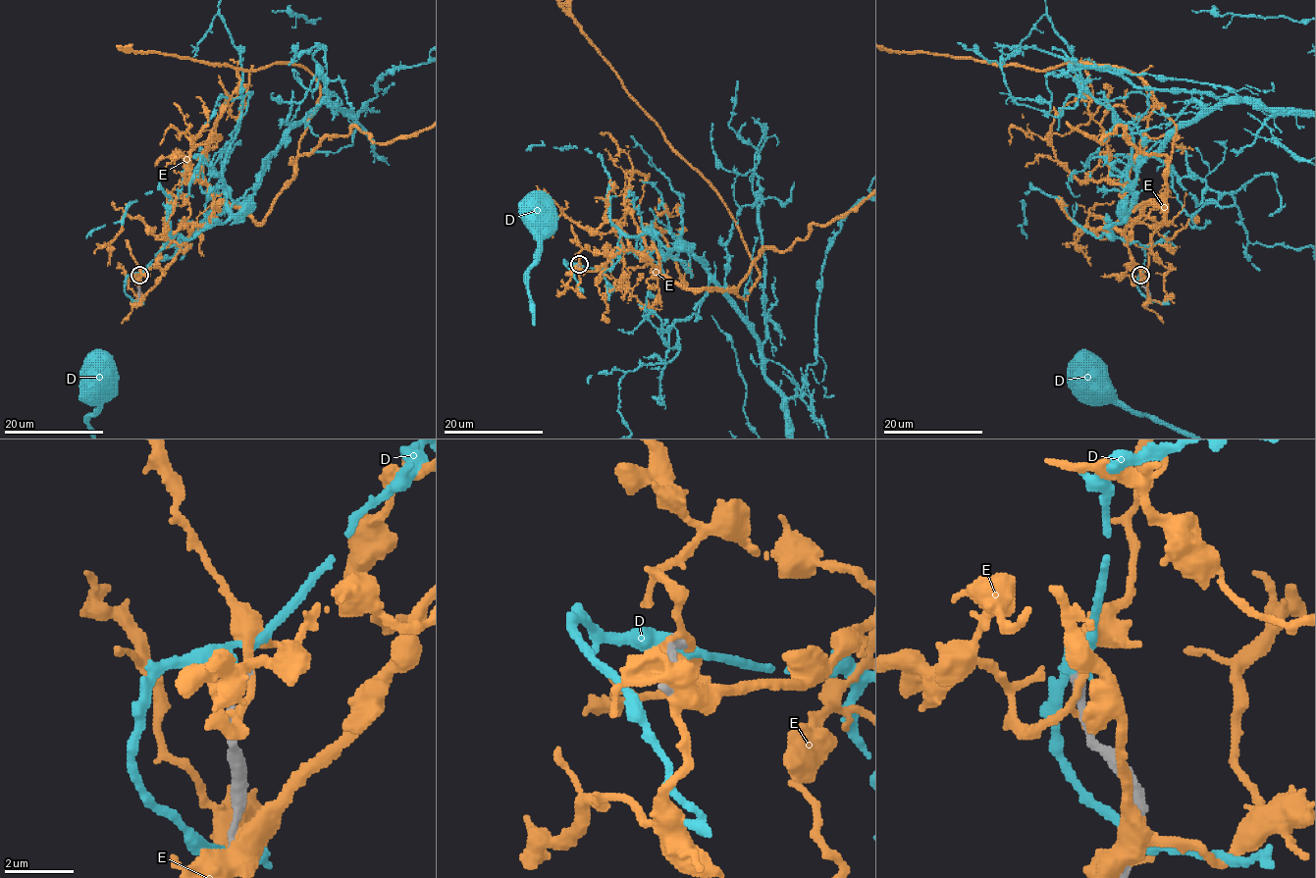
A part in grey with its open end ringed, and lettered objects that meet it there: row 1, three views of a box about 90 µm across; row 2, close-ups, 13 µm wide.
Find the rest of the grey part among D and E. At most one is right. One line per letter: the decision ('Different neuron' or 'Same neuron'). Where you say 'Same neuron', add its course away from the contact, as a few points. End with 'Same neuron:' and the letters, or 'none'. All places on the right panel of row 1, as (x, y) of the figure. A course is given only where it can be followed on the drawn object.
D: Different neuron
E: Different neuron
Same neuron: none

